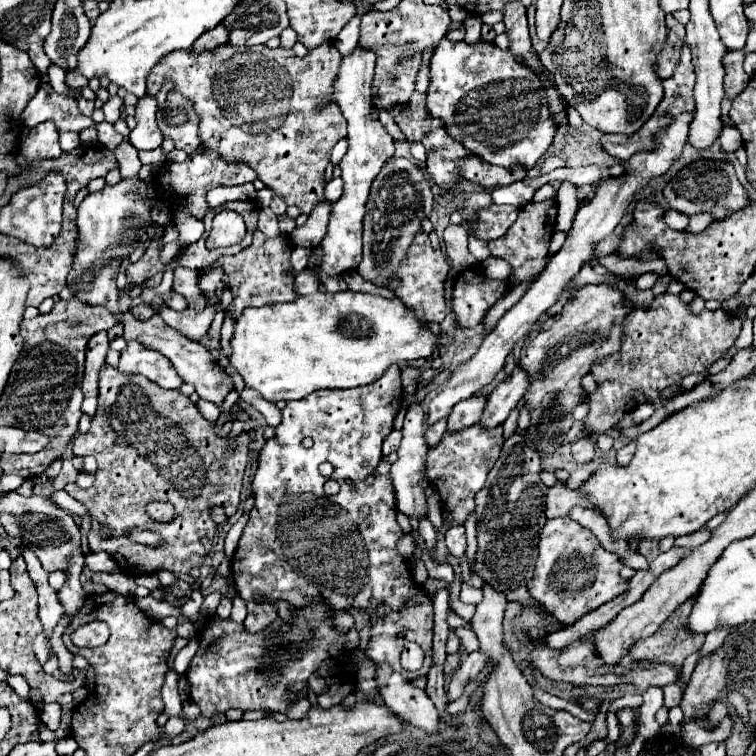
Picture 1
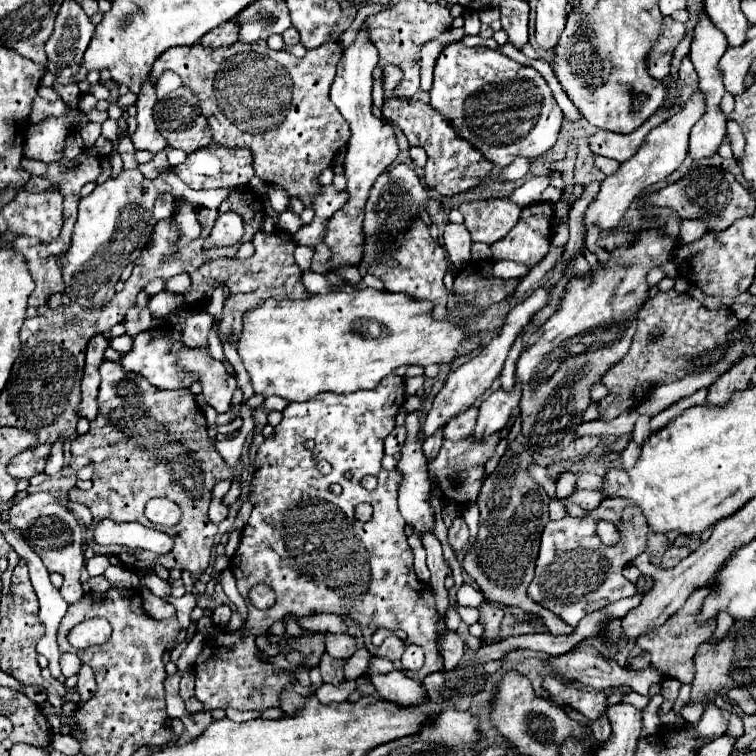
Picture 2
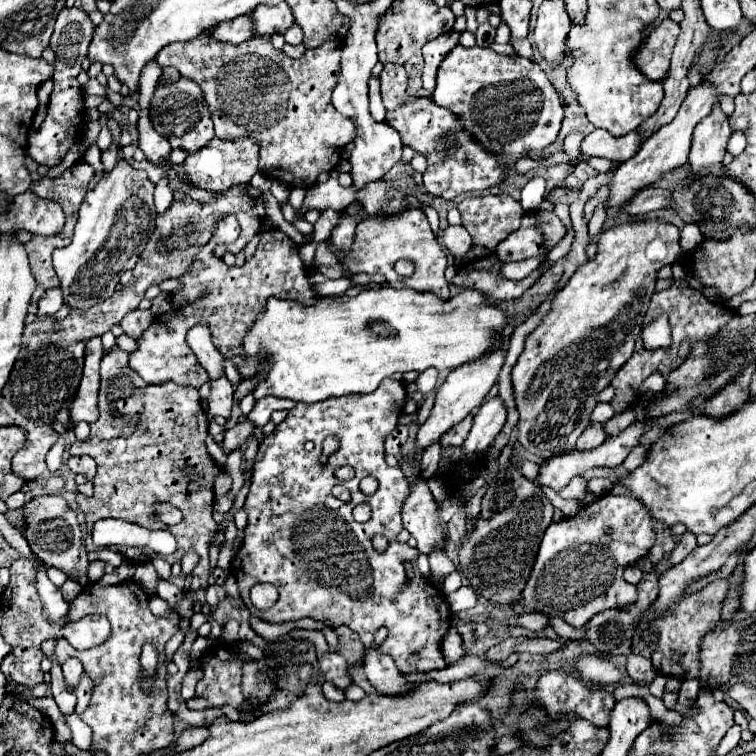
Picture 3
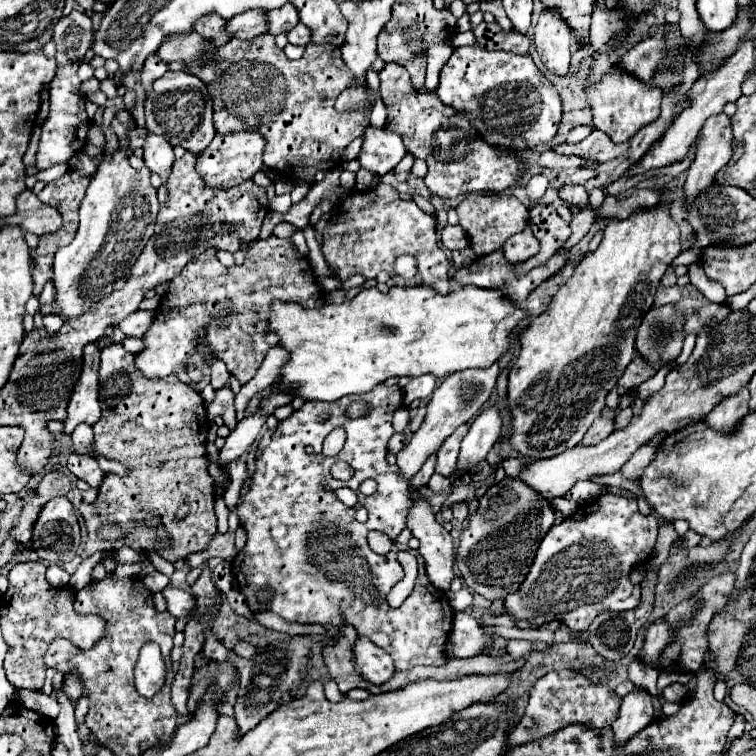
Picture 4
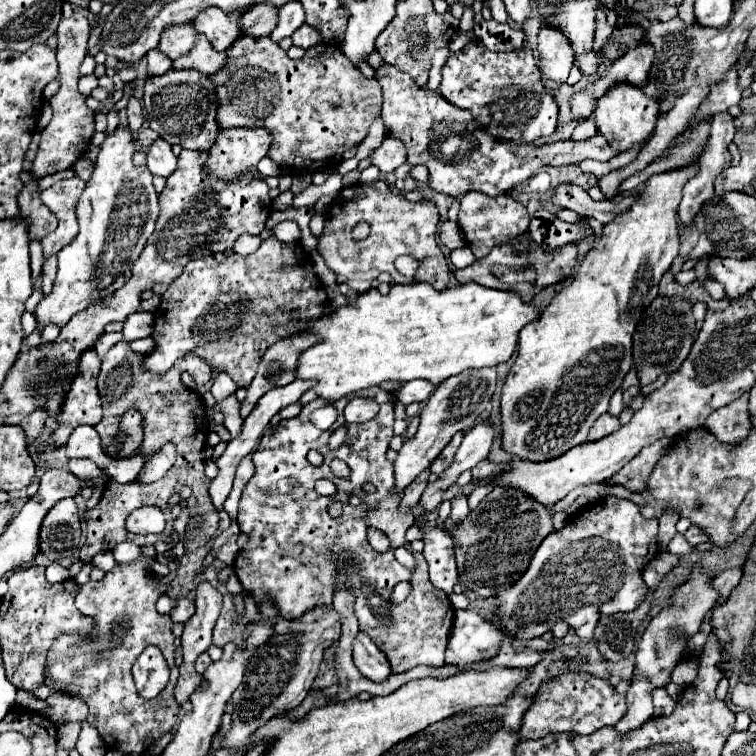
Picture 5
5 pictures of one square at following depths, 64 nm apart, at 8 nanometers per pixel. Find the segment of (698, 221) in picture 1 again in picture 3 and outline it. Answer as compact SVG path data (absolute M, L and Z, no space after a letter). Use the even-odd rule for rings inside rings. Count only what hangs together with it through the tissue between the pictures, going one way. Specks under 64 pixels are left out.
M688 223L681 231L680 246L683 251L693 250L702 243L703 239L704 237L698 226Z

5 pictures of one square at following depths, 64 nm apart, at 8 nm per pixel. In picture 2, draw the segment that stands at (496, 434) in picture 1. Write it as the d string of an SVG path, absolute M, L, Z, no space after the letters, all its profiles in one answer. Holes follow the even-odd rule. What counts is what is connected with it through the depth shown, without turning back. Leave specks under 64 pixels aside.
M492 434L490 438L486 438L486 442L472 442L470 438L452 442L452 440L444 440L440 454L436 456L436 460L432 460L428 464L428 472L430 478L440 484L440 488L444 490L444 496L452 502L458 504L466 504L478 498L480 486L482 486L482 476L484 476L484 464L488 458L492 458L496 446L500 442L498 434Z

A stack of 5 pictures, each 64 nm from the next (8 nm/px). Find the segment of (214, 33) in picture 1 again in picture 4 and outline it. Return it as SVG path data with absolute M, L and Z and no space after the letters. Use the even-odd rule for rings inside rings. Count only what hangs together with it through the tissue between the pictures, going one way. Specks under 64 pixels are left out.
M246 10L226 24L226 30L240 40L250 40L268 32L266 10Z

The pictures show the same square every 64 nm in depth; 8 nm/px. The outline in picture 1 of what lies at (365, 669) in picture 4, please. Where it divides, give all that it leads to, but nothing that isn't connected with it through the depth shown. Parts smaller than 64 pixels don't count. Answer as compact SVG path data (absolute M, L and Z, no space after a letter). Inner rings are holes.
M388 664L376 666L378 692L384 704L408 724L426 730L430 736L438 734L440 716L422 688L412 686L408 678L394 672Z

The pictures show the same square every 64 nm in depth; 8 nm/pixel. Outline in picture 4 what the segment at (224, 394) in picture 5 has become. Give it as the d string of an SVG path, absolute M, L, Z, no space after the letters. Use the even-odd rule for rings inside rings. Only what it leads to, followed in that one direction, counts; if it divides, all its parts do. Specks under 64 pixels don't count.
M206 354L206 362L210 364L210 370L212 370L212 388L214 390L220 390L224 386L230 384L230 374L226 370L226 366L222 362L218 362L218 358Z

